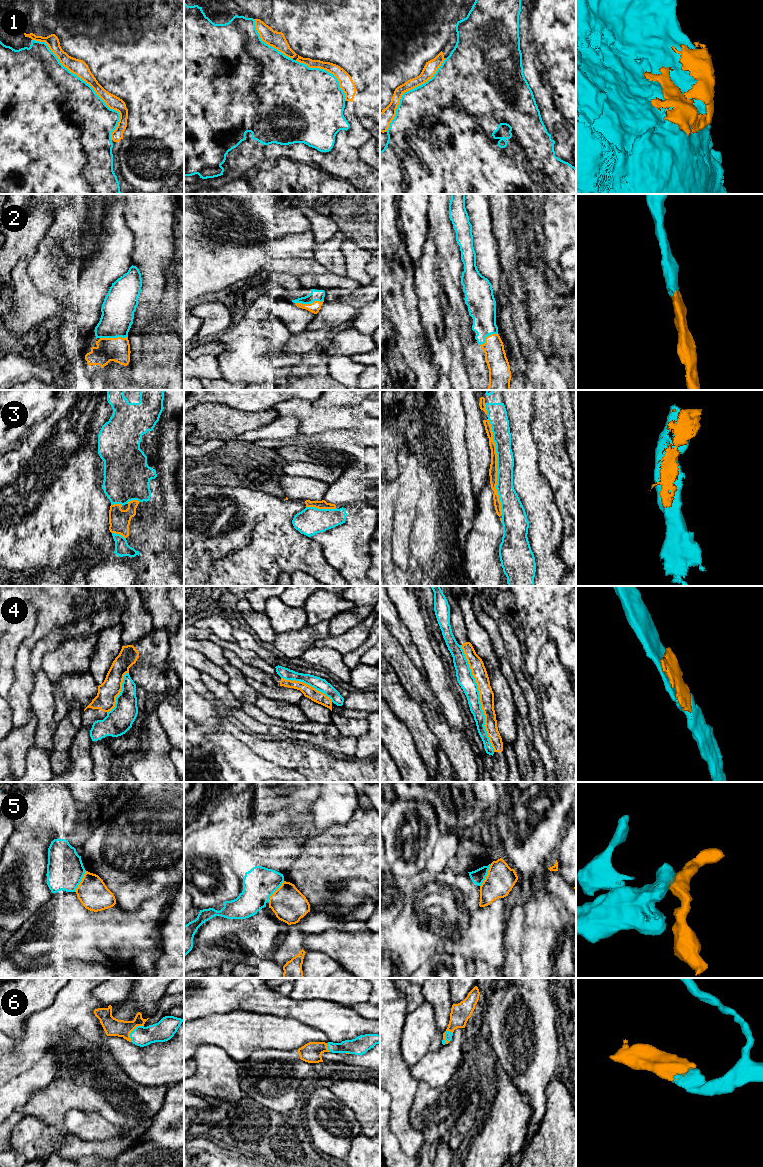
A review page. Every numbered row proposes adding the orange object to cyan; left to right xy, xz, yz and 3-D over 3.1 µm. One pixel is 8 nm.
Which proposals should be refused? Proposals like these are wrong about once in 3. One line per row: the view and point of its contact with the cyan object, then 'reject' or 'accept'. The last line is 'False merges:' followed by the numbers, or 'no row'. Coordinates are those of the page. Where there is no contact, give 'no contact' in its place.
1: meets cyan in xy at (88, 84); reject
2: meets cyan in xz at (309, 303); accept
3: meets cyan in yz at (497, 467); accept
4: meets cyan in yz at (479, 698); reject
5: meets cyan in yz at (486, 875); reject
6: meets cyan in xy at (132, 1031); accept
False merges: 1, 4, 5

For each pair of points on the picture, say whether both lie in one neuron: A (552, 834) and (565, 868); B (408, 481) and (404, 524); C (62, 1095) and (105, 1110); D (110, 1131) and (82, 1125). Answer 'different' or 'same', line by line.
A: different
B: same
C: same
D: same

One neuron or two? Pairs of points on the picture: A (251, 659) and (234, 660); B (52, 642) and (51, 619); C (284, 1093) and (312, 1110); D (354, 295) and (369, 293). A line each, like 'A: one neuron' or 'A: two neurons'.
A: two neurons
B: two neurons
C: two neurons
D: one neuron

